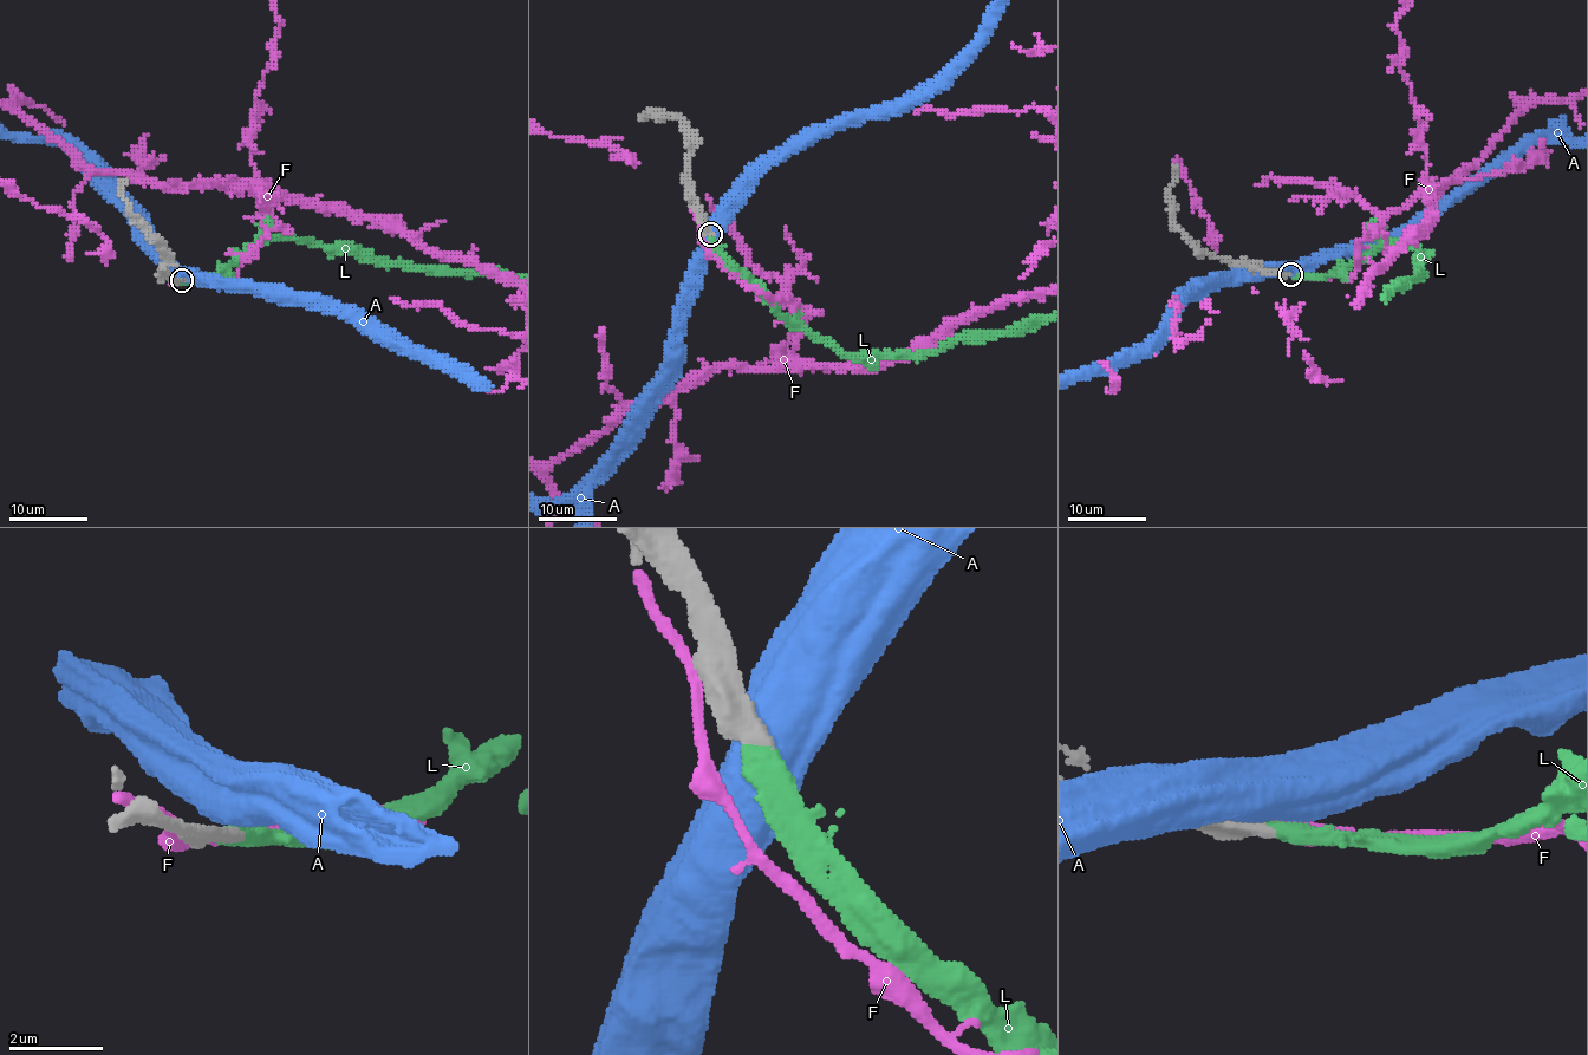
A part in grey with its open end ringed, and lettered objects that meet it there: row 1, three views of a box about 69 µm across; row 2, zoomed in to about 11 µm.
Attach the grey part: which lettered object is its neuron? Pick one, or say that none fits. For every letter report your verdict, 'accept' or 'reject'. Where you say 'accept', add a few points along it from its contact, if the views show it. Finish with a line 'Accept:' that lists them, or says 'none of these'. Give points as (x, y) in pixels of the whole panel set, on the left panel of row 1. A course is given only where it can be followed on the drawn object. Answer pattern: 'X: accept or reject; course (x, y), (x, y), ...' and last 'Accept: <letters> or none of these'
A: reject
F: reject
L: accept; course (180, 281), (215, 277), (281, 239), (357, 247), (421, 271), (494, 272)
Accept: L

